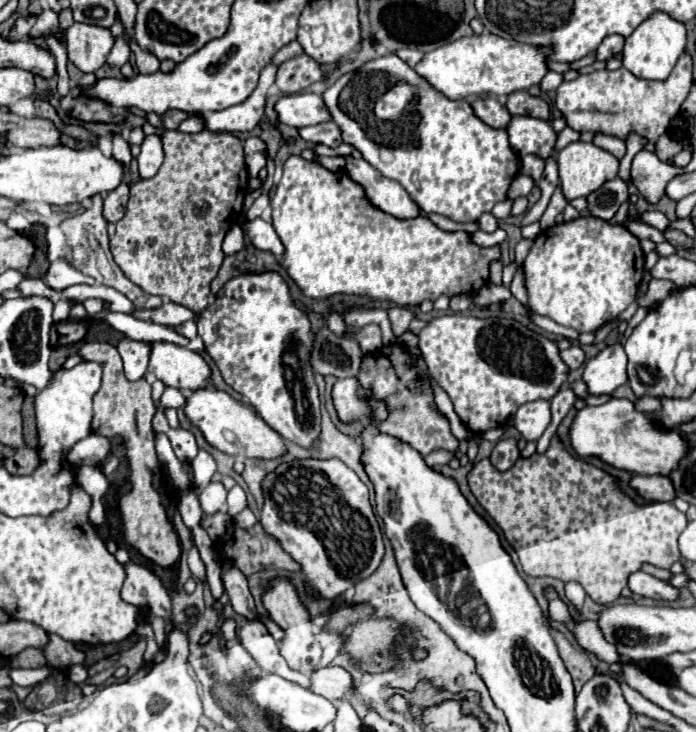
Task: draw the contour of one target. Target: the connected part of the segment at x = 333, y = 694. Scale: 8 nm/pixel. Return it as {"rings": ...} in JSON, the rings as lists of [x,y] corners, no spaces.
{"rings":[[[328,666],[324,670],[312,672],[312,692],[328,698],[328,700],[342,700],[348,698],[354,690],[352,676],[340,666]]]}

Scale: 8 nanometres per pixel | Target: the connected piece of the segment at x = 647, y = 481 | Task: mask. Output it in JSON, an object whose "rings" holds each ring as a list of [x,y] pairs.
{"rings":[[[634,474],[630,478],[630,486],[644,500],[650,500],[650,502],[672,502],[676,498],[672,482],[668,480],[668,476],[642,476],[642,474]]]}

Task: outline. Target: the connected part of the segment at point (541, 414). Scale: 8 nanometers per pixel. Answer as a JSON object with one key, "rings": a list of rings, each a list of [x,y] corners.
{"rings":[[[534,400],[522,404],[516,412],[516,430],[522,434],[526,442],[536,442],[542,432],[550,424],[550,402],[548,400]]]}

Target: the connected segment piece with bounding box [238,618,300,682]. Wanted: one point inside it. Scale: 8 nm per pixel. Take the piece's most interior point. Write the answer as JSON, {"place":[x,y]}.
{"place":[254,635]}

